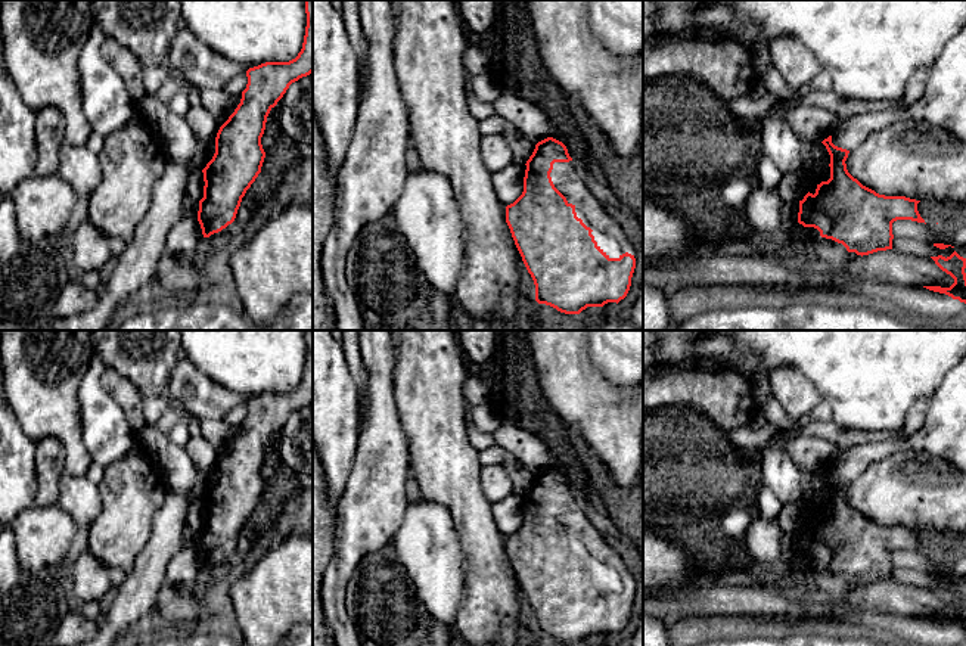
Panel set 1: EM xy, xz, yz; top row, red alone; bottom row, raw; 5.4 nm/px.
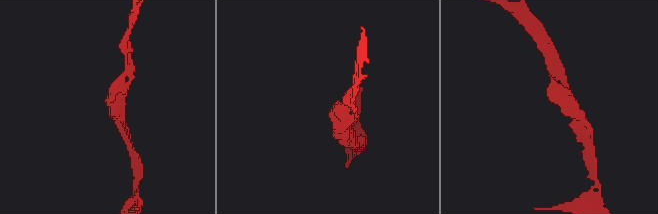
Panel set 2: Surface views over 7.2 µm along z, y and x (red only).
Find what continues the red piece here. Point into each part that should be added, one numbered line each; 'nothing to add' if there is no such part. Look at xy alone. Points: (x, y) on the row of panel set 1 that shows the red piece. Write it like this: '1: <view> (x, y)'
nothing to add

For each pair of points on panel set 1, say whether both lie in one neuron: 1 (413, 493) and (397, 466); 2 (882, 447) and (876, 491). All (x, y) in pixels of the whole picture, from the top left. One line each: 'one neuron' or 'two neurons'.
1: two neurons
2: two neurons

